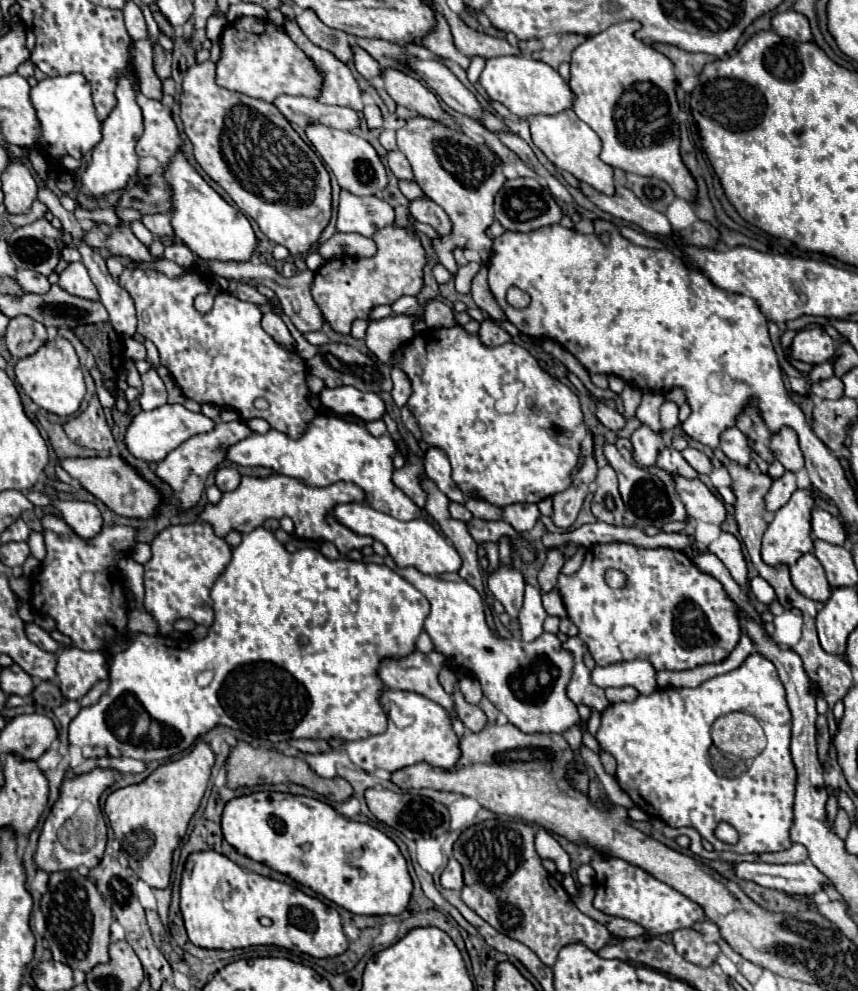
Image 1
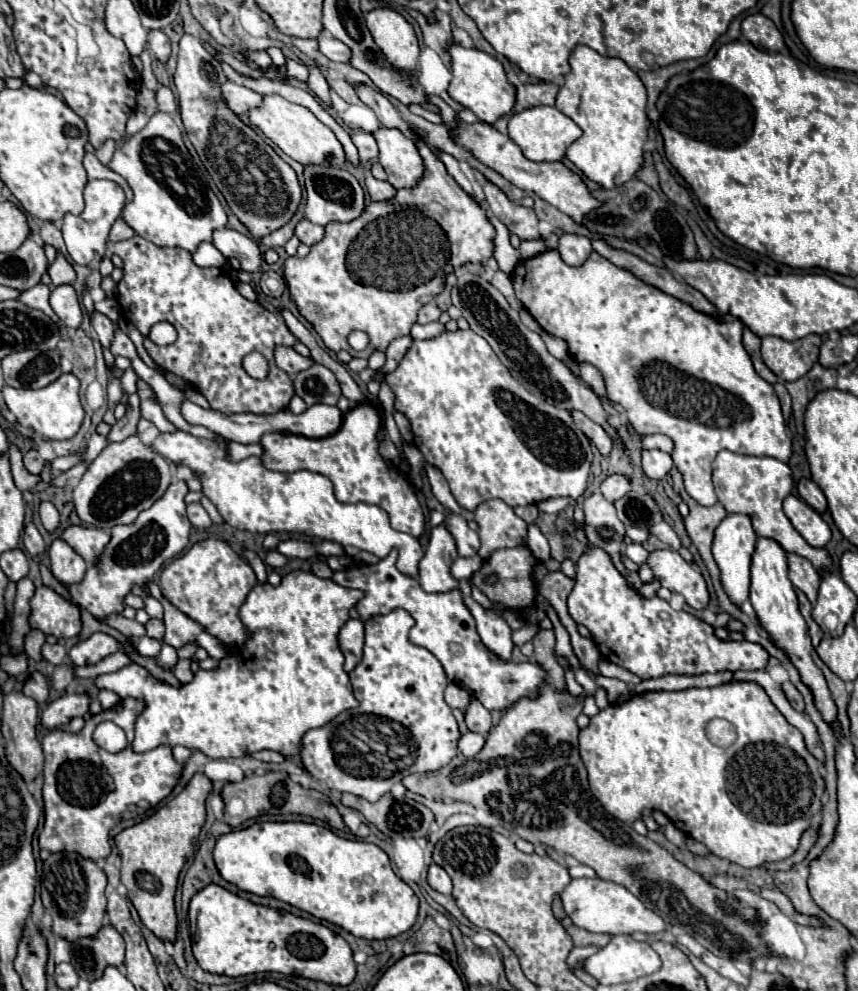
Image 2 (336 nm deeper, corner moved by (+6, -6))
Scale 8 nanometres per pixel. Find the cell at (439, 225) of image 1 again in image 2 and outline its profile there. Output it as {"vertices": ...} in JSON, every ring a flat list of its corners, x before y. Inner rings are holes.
{"vertices":[[371,173,365,175,365,189,367,189,367,193,369,193,369,197,373,201,387,201,387,199,391,199,395,195,393,185,389,185,387,181,375,179]]}

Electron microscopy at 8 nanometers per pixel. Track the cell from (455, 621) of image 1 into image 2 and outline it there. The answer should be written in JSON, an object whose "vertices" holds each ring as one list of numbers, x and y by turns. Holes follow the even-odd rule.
{"vertices":[[393,549,385,559,377,561,375,565,363,563,333,573,331,581,341,587,359,589,365,593,365,597,359,599,357,603,357,613,361,621,373,615,385,615,395,607,403,607,405,611,409,611,409,615,415,619,415,625,409,633,409,641,413,645,429,649,441,661,449,681,469,689,471,695,479,699,489,711,509,709,521,697,537,697,537,689,547,679,545,671,537,663,515,665,511,661,505,663,493,657,481,643,475,629,475,619,469,613,469,609,463,605,459,589,451,593,425,593,417,583,417,579,397,569,395,561,397,561,397,551]]}

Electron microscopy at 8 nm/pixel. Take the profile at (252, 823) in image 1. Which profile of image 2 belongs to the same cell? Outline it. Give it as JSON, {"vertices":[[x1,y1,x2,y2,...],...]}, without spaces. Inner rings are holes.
{"vertices":[[255,823,247,829,231,831,217,839,213,859,221,877,237,885,241,891,259,897,275,897,305,913,311,913,317,919,335,923,355,937,379,941,397,937,409,931,417,921,419,899,413,889,393,873,389,857,383,849,367,841,339,837,331,829,315,823]]}

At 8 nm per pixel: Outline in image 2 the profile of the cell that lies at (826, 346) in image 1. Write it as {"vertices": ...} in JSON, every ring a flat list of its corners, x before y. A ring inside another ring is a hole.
{"vertices":[[807,335,797,341,783,341,777,337,761,337,763,363,783,381,797,381,819,359,821,339]]}

